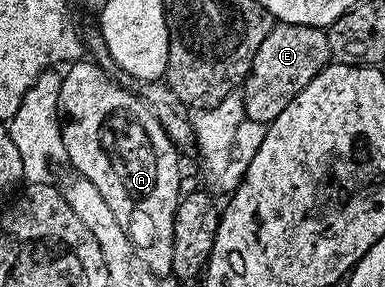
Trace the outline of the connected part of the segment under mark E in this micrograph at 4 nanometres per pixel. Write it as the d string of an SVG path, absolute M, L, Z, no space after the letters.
M278 21L268 31L264 43L260 43L260 51L256 51L250 69L246 72L245 82L240 89L242 106L247 118L251 122L253 120L263 121L263 123L275 121L280 115L280 111L284 111L284 107L288 107L291 99L300 95L300 91L304 91L304 87L308 87L308 83L312 83L312 79L316 79L316 75L320 75L320 71L331 64L331 61L325 28L317 25L297 25L287 21Z

